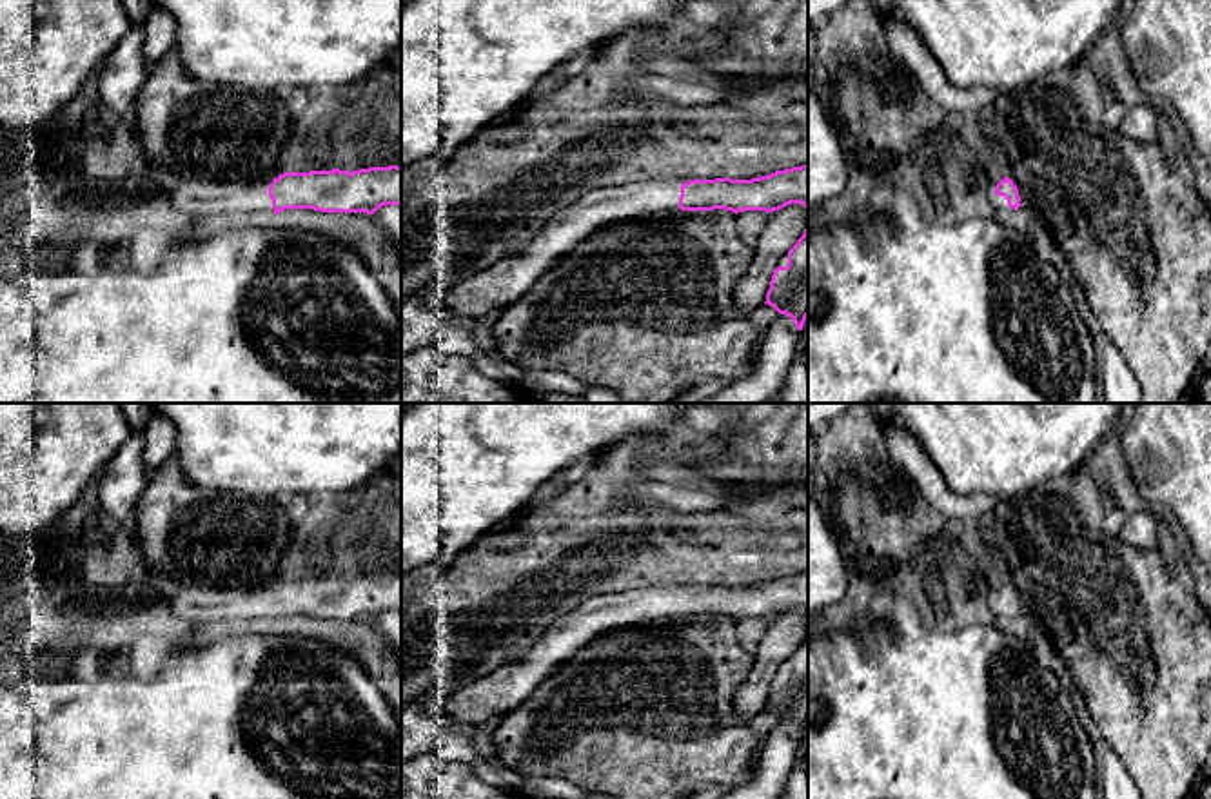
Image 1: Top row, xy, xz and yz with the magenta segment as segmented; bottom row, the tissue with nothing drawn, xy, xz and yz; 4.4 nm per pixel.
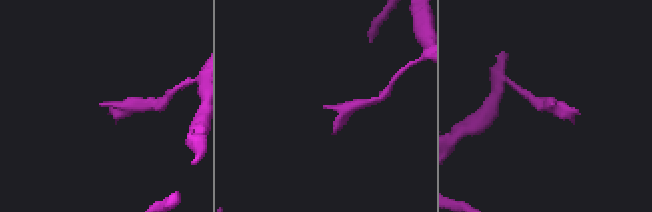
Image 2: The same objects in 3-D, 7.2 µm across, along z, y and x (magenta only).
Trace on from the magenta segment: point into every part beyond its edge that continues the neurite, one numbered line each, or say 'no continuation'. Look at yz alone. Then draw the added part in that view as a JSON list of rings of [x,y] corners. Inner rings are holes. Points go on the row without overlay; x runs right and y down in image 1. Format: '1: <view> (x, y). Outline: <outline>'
1: yz (1001, 609). Outline: [[[993,601],[993,608],[1002,623],[1013,623],[1015,616],[1008,612],[1008,607],[1004,603]]]

